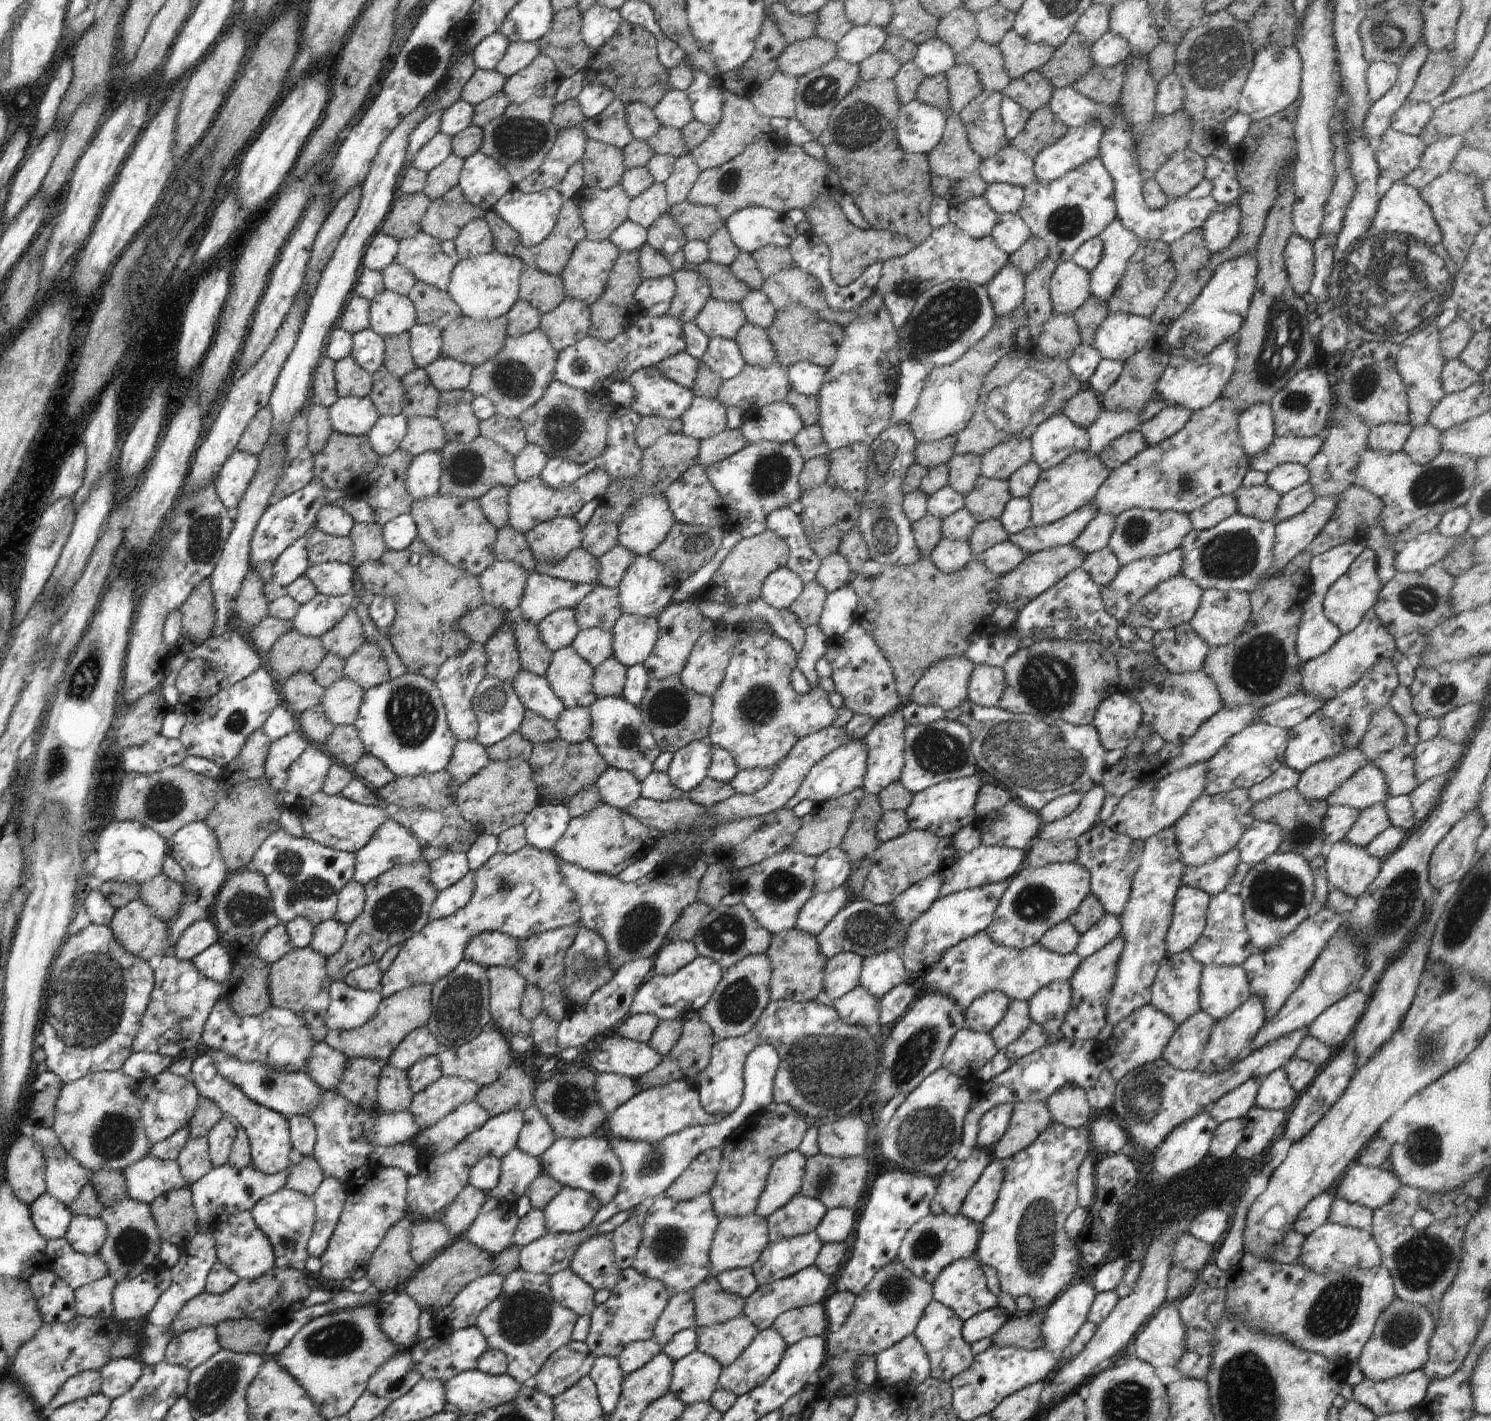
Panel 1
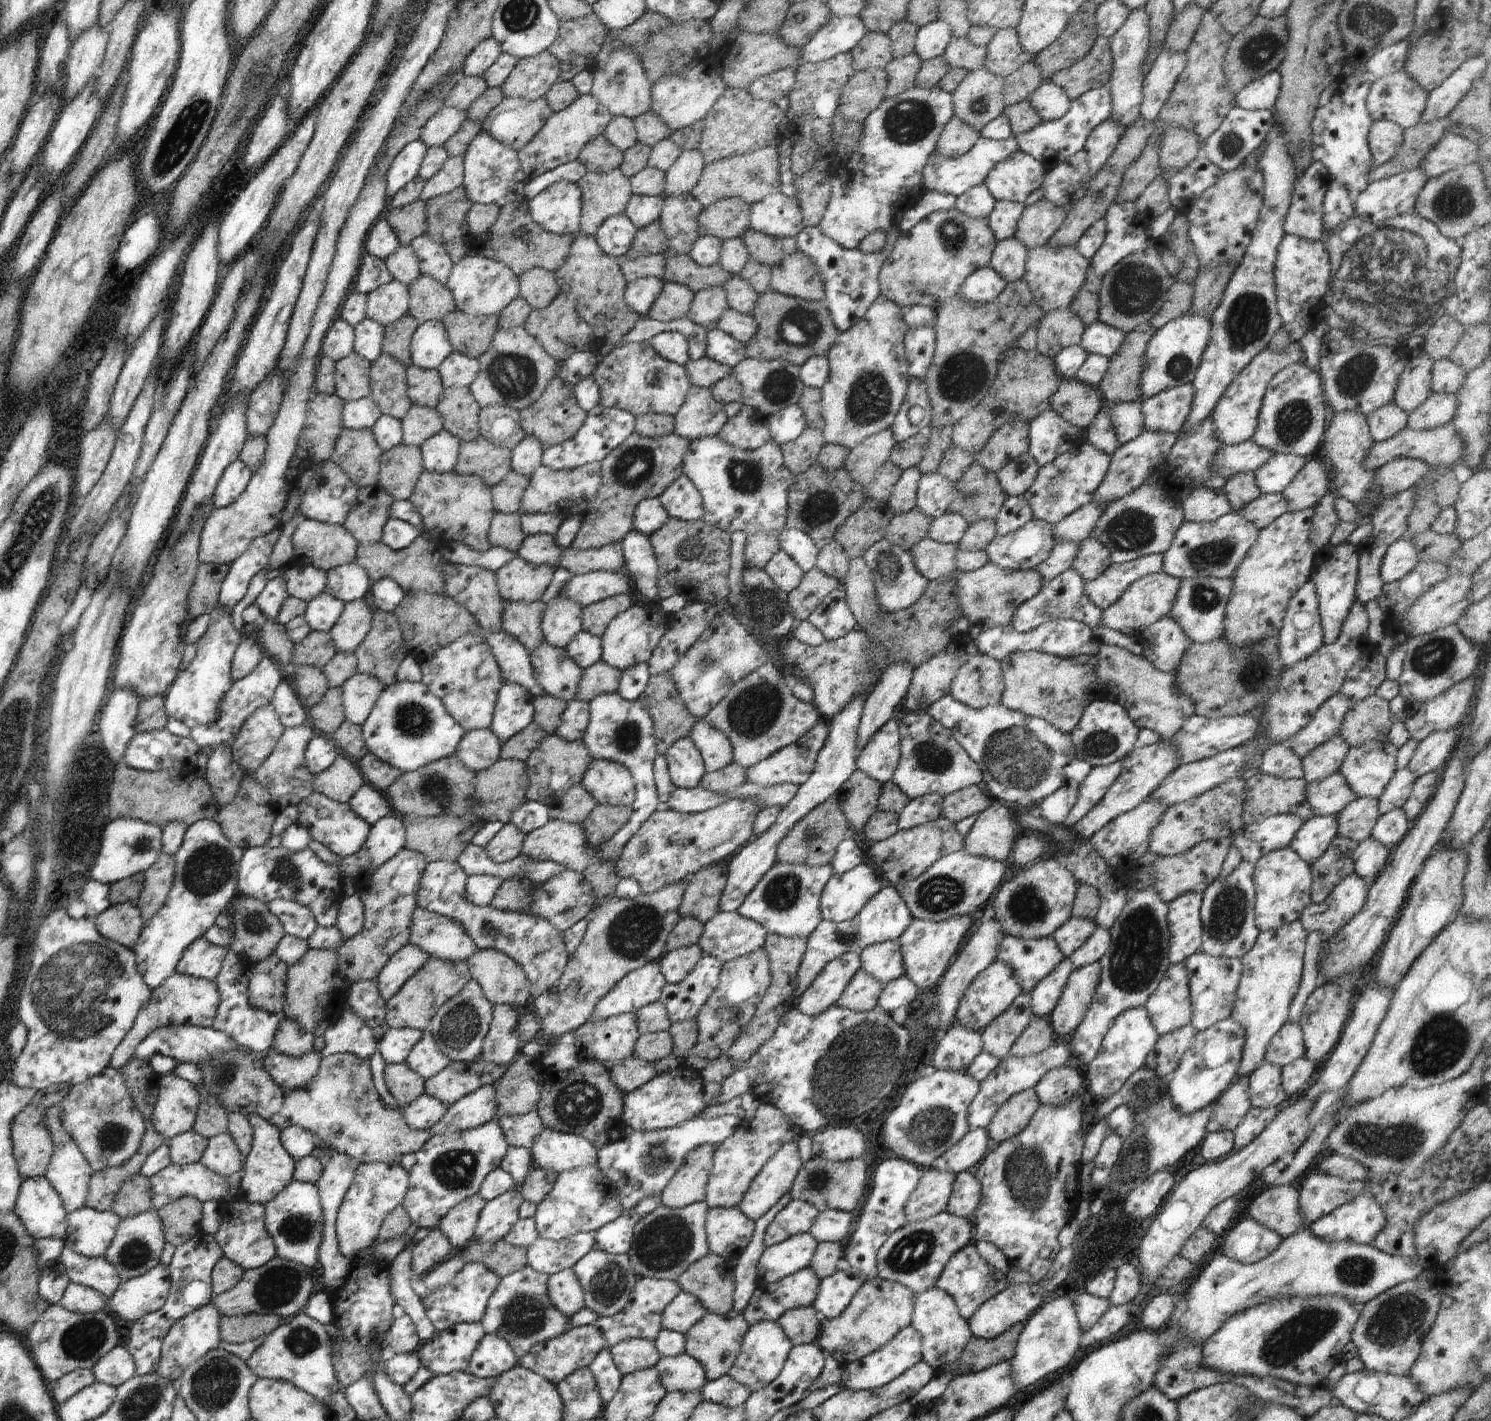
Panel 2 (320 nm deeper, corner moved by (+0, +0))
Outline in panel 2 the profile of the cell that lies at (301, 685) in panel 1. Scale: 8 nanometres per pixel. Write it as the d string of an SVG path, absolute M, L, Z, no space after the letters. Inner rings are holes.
M295 666L295 683L299 698L308 707L317 705L329 689L328 679L320 667Z

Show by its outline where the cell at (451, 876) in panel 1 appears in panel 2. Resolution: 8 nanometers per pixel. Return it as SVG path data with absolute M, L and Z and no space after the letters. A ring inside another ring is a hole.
M456 861L427 863L418 883L417 906L461 924L478 949L497 950L513 958L523 968L529 991L535 998L553 989L569 962L570 953L565 947L564 932L541 916L492 909L490 906L479 907L468 902L465 897L467 878L464 869Z

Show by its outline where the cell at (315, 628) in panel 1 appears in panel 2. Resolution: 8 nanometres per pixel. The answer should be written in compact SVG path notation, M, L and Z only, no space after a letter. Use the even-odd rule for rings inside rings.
M324 592L307 602L307 609L303 617L312 631L328 633L334 624L338 622L344 605L343 600L334 598L330 593Z

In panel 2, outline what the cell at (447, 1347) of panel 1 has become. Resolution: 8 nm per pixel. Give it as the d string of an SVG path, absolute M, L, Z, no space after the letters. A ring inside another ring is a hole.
M458 1323L439 1332L436 1338L423 1341L416 1354L421 1366L435 1375L466 1371L484 1335L480 1323Z

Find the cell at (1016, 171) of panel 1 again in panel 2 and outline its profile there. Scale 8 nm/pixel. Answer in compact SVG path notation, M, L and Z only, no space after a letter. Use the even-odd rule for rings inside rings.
M980 136L974 146L960 156L945 157L934 151L922 171L924 191L936 191L958 198L972 187L981 185L997 162L1006 160L1018 149L1019 144L1014 136L1001 141L991 141Z

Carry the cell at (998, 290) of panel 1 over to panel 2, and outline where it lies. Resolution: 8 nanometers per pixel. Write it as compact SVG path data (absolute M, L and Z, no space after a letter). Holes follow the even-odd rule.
M1016 237L999 240L989 265L1007 282L1022 280L1029 250Z

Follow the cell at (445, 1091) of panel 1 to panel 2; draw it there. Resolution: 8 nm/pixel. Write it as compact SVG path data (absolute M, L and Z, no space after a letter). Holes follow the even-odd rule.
M482 1059L473 1063L451 1061L438 1074L425 1080L425 1094L449 1107L481 1086L494 1086L508 1067L509 1065L499 1065Z

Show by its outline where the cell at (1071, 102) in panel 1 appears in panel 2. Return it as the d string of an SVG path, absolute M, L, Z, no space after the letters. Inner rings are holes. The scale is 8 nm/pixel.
M1046 80L1029 96L1028 102L1042 121L1053 121L1068 112L1072 101L1063 88Z

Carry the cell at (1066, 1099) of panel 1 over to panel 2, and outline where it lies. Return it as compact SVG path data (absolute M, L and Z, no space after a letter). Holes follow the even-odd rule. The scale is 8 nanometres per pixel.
M1078 1065L1053 1068L1041 1076L1033 1088L1042 1105L1065 1103L1080 1095L1084 1090L1084 1077L1078 1072Z

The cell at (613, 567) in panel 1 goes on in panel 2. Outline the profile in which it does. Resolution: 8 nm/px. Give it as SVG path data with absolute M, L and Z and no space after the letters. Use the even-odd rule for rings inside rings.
M615 542L597 549L565 548L559 558L559 566L569 570L573 575L585 575L592 571L624 572L622 543Z

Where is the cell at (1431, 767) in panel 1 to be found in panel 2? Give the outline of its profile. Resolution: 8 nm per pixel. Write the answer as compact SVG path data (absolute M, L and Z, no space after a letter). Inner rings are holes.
M1408 767L1397 770L1378 798L1379 814L1385 815L1391 810L1402 809L1417 778Z

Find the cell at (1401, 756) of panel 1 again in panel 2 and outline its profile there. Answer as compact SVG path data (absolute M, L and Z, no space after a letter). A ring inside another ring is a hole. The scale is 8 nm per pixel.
M1387 739L1350 747L1339 773L1358 797L1378 799L1395 775L1398 749Z

